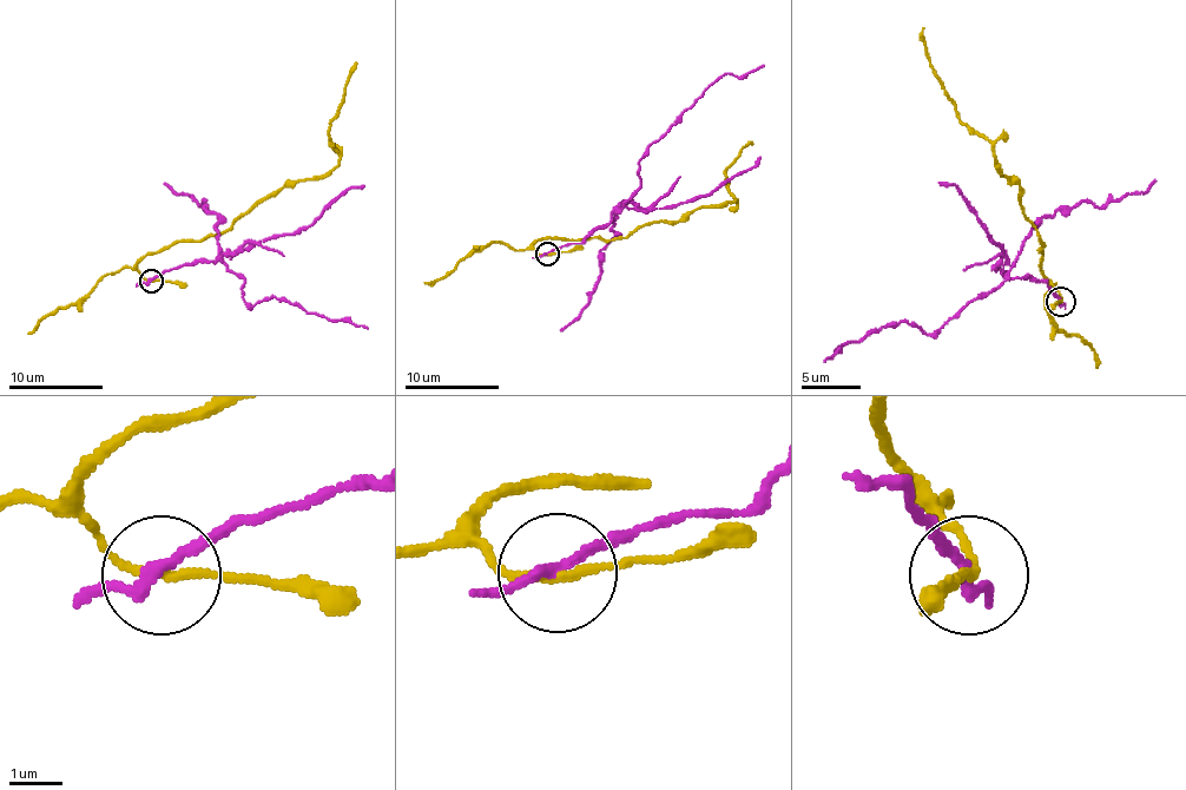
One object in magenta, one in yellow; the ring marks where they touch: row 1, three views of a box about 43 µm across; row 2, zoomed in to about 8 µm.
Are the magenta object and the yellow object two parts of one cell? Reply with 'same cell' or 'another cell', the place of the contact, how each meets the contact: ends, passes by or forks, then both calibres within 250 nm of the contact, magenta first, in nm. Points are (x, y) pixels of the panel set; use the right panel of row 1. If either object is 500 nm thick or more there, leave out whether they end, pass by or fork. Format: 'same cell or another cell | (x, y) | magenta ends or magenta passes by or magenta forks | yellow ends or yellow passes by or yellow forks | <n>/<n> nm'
another cell | (1060, 301) | magenta passes by | yellow passes by | 200/150 nm

